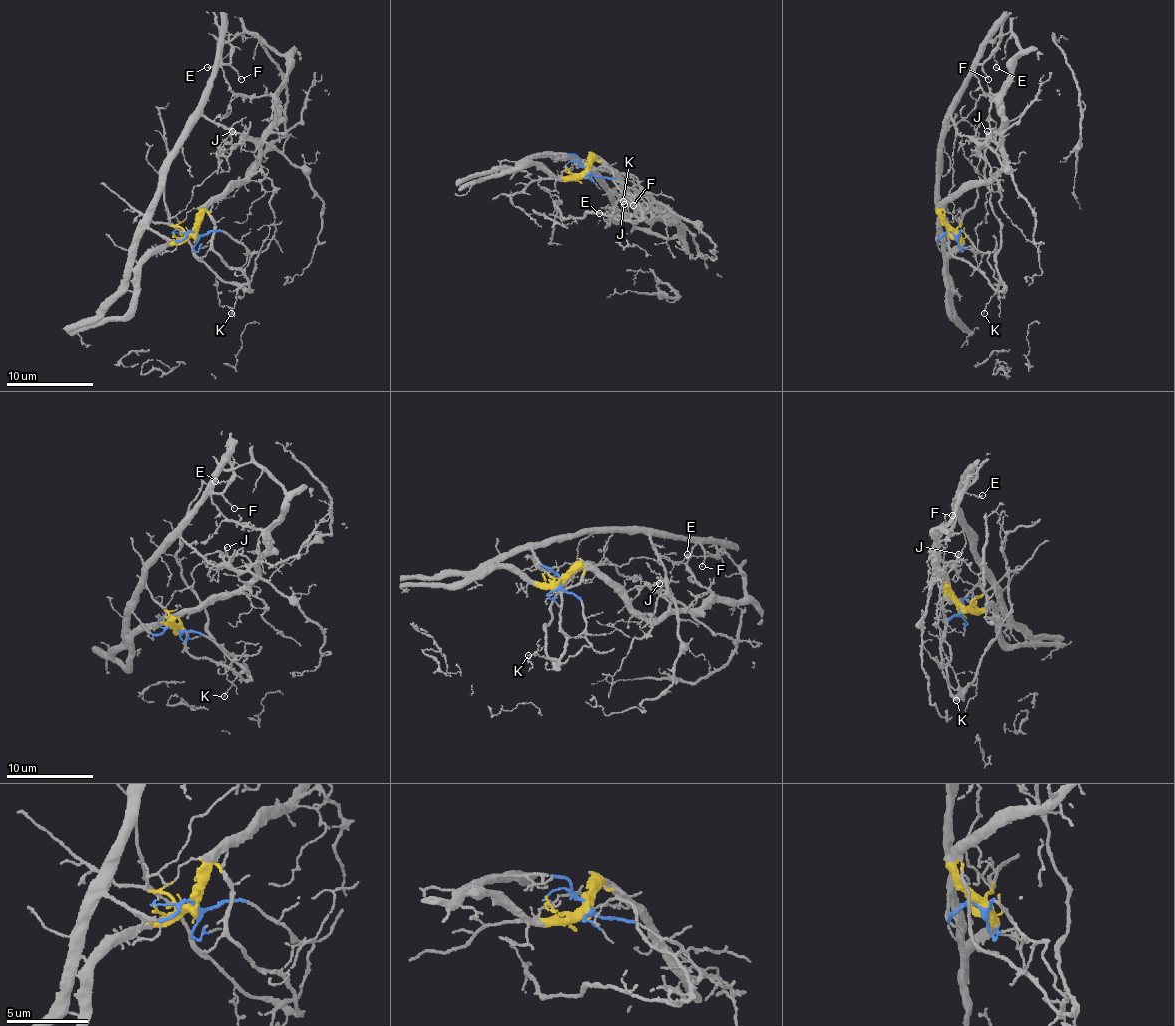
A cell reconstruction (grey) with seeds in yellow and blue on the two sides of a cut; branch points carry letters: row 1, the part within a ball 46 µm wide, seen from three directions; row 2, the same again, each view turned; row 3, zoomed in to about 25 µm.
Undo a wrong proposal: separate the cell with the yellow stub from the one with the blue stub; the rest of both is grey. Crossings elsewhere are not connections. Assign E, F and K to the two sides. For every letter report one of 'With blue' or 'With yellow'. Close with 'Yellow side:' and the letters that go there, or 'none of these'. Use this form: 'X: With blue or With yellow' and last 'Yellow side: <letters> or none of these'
E: With blue
F: With blue
K: With blue
Yellow side: none of these

